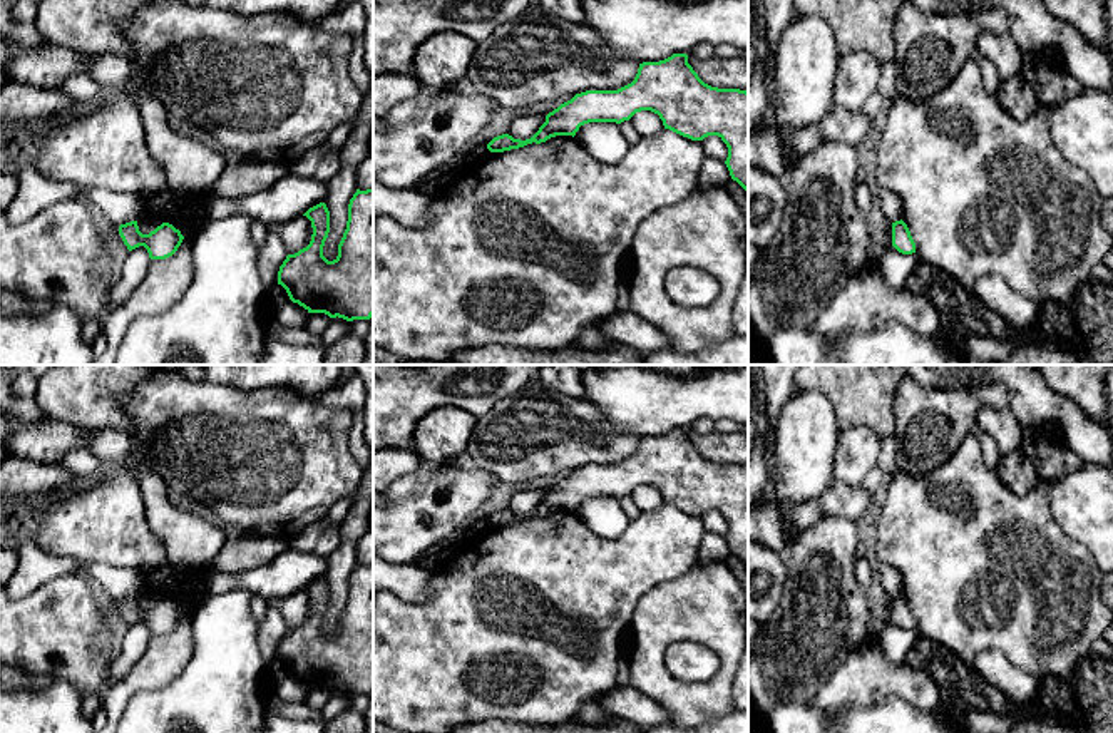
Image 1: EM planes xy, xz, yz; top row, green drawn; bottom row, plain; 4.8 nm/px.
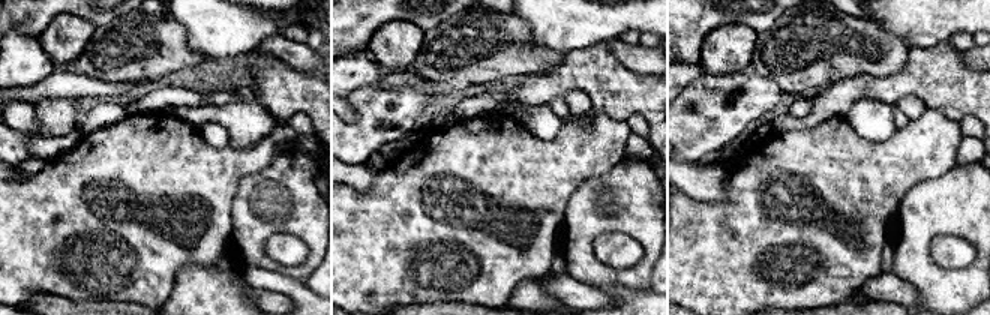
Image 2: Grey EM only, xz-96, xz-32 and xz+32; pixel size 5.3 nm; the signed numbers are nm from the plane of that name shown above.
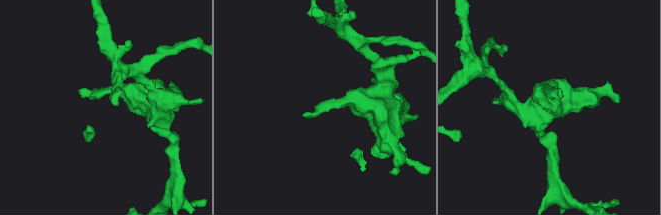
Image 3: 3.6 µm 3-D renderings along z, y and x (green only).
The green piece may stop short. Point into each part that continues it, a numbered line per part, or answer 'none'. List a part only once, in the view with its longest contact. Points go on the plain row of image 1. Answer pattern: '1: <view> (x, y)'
none

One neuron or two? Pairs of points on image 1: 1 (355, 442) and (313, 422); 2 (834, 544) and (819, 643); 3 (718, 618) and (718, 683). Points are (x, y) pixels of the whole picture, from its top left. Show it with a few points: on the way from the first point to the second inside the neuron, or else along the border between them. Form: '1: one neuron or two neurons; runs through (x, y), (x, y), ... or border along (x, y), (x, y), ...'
1: two neurons; border along (348, 415), (348, 451), (355, 461)
2: one neuron; runs through (822, 569), (822, 618)
3: one neuron; runs through (725, 635), (727, 666)

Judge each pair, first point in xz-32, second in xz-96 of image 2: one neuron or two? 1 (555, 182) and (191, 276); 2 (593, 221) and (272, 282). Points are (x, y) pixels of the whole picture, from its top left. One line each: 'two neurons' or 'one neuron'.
1: two neurons
2: two neurons

